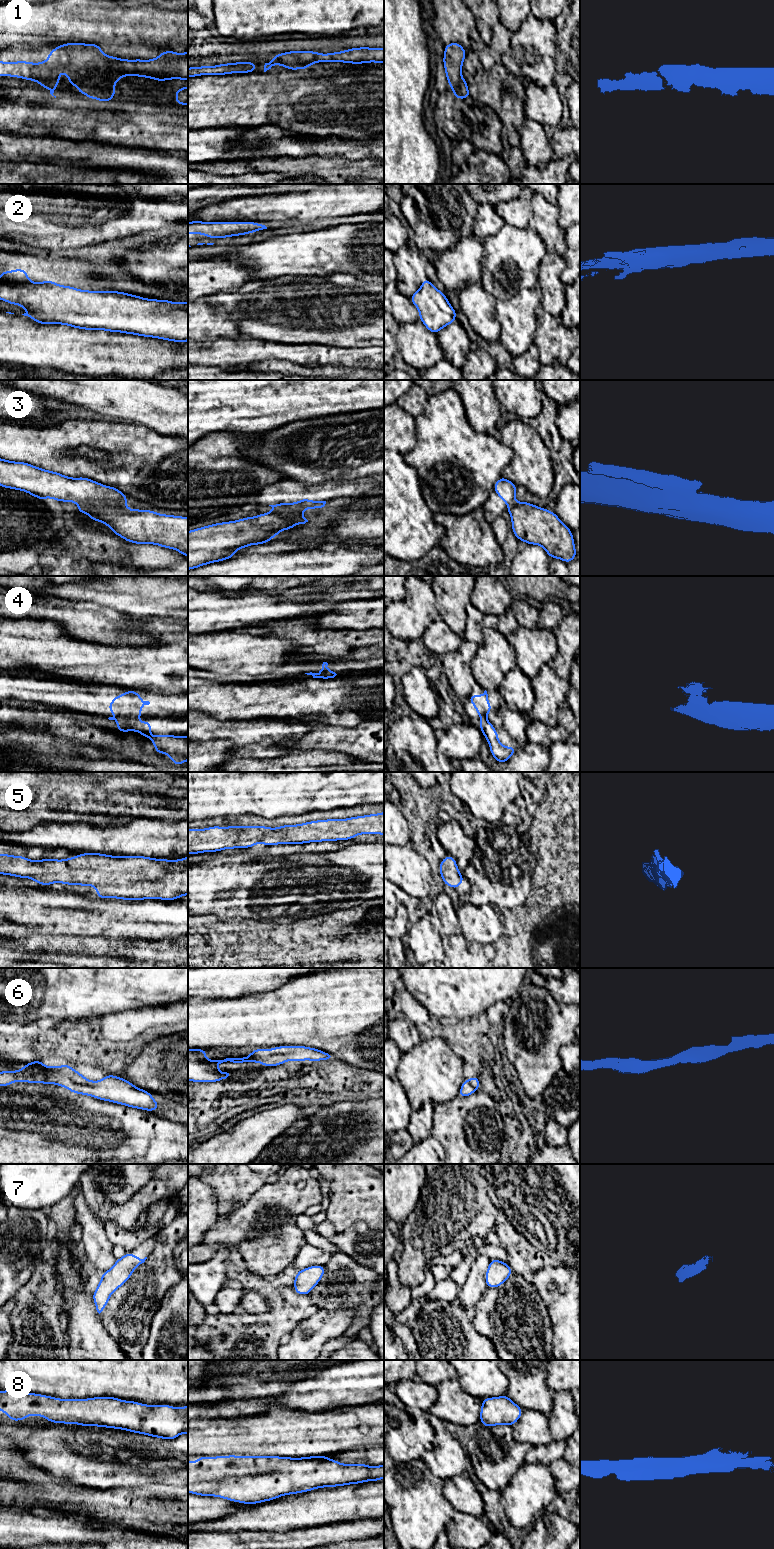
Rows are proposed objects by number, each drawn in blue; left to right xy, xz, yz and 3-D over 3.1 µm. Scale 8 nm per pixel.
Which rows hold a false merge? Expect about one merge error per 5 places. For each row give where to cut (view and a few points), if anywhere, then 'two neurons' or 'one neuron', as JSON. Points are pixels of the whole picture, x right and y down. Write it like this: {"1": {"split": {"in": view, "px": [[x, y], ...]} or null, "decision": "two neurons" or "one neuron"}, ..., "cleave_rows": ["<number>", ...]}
{"1": {"split": null, "decision": "one neuron"}, "2": {"split": null, "decision": "one neuron"}, "3": {"split": {"in": "xy", "px": [[124, 505], [92, 503], [80, 506]]}, "decision": "two neurons"}, "4": {"split": {"in": "xy", "px": [[116, 718], [136, 719]]}, "decision": "two neurons"}, "5": {"split": null, "decision": "one neuron"}, "6": {"split": null, "decision": "one neuron"}, "7": {"split": null, "decision": "one neuron"}, "8": {"split": null, "decision": "one neuron"}, "cleave_rows": ["3", "4"]}

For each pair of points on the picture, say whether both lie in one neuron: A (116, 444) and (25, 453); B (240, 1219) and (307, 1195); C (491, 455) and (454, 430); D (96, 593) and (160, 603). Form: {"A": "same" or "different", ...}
{"A": "same", "B": "same", "C": "same", "D": "same"}

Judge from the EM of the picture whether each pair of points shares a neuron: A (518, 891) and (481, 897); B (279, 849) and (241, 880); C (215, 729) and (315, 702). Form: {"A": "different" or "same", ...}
{"A": "same", "B": "different", "C": "different"}

